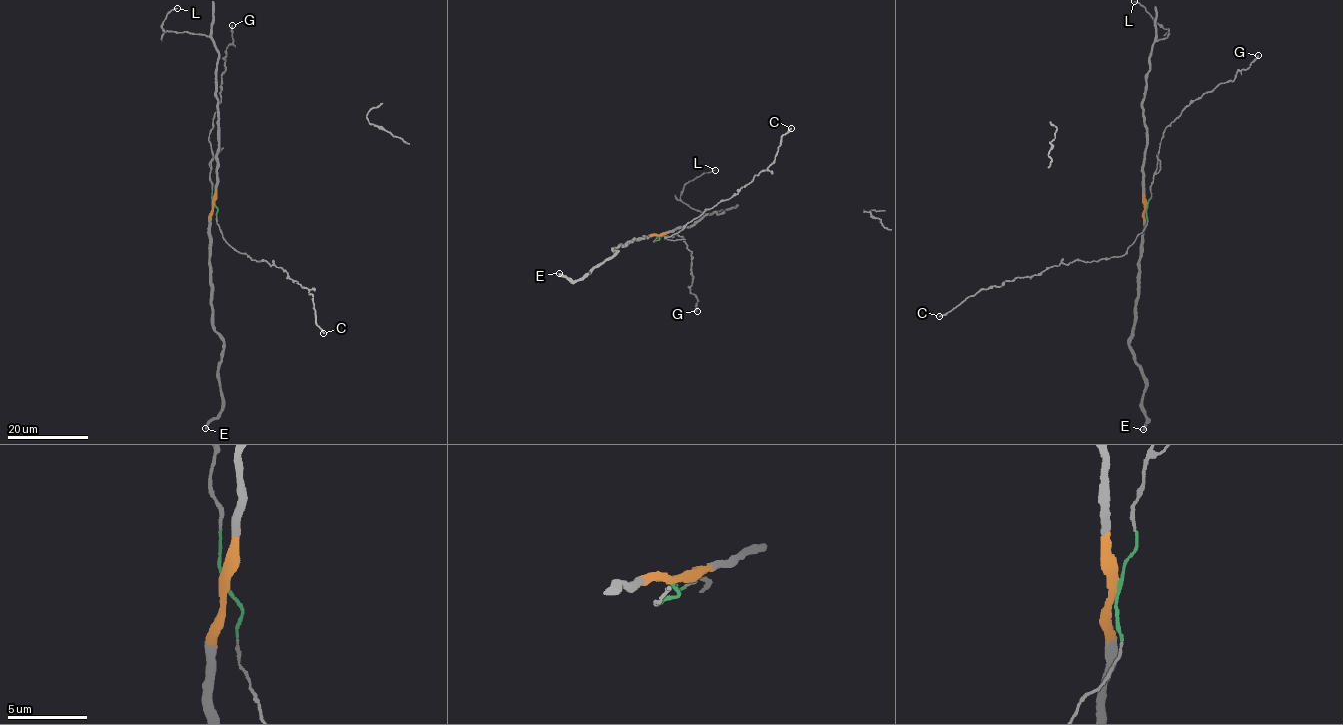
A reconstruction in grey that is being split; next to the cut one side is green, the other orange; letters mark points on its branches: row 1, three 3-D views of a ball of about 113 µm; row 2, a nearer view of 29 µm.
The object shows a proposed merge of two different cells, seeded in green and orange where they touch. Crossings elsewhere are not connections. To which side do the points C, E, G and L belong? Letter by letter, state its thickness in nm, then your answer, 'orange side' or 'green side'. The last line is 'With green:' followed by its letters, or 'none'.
C: 170 nm thick; green side
E: 380 nm thick; orange side
G: 190 nm thick; green side
L: 130 nm thick; orange side
With green: C, G

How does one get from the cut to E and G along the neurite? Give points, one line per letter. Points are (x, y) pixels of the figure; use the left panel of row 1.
E: (212, 203), (209, 230), (212, 324), (224, 342), (224, 348), (218, 371), (221, 414), (205, 428)
G: (212, 203), (209, 177), (212, 152), (208, 137), (221, 98), (226, 48), (233, 41), (232, 25)

